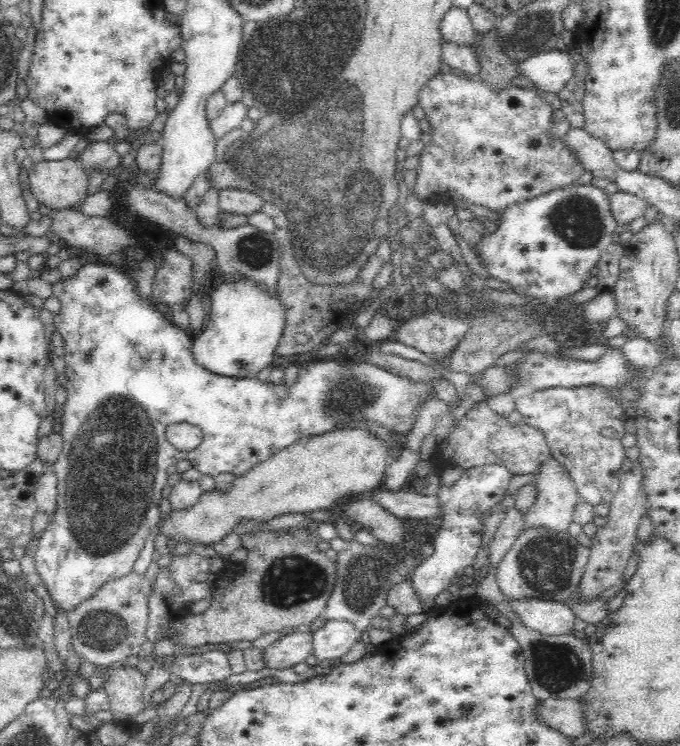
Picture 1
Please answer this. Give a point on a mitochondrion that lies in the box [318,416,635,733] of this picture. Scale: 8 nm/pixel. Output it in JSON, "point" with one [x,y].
{"point":[366,574]}

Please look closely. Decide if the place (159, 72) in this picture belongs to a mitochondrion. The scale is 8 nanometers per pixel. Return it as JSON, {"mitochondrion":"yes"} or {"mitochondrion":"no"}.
{"mitochondrion":"no"}

